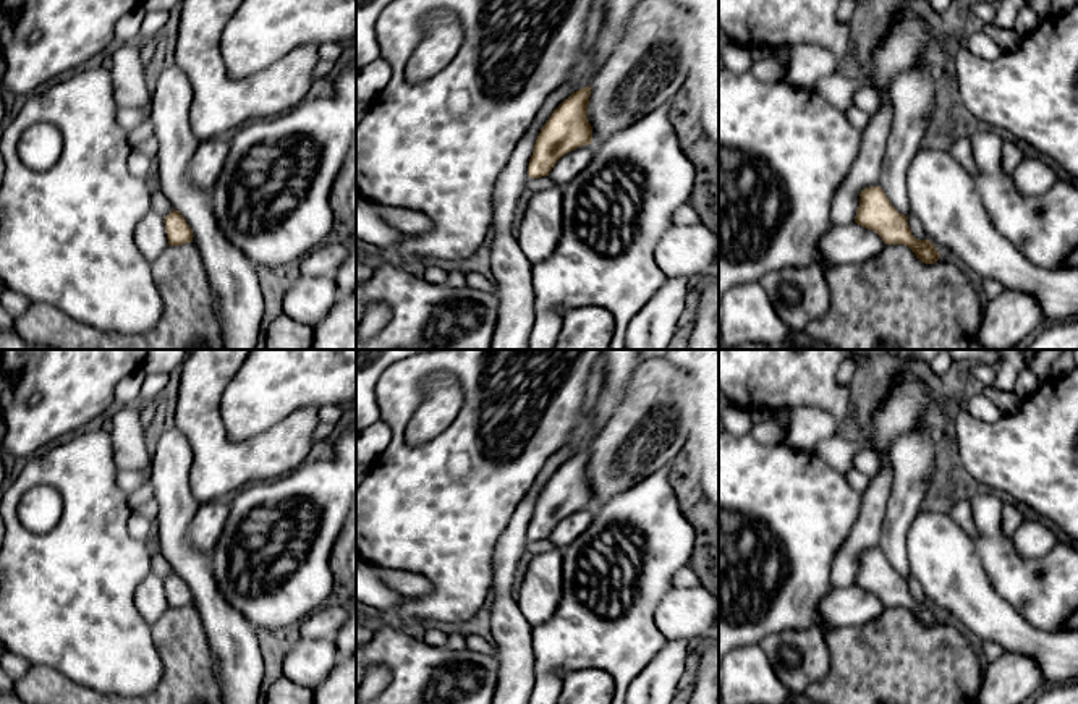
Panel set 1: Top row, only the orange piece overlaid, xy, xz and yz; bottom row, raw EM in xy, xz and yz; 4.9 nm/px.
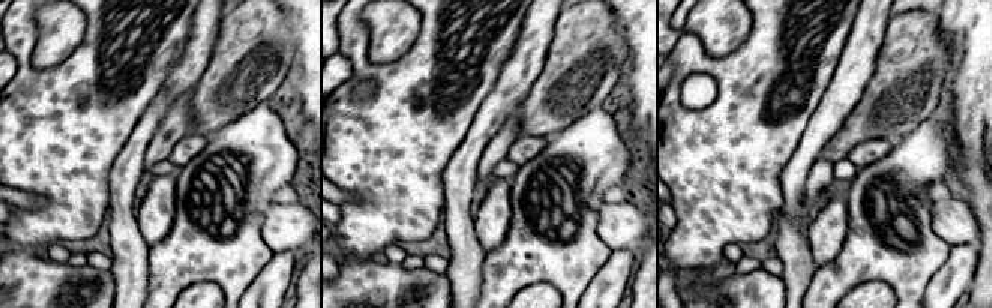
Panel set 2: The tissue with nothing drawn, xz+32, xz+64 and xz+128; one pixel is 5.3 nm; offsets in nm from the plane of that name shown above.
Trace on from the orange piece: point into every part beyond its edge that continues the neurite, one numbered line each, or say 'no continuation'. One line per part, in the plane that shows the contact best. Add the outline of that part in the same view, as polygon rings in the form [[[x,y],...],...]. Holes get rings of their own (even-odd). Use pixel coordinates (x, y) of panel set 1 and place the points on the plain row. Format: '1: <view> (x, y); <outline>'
no continuation

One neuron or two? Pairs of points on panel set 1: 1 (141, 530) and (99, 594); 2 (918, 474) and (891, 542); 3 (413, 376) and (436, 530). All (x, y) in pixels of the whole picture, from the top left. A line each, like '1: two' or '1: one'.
1: two
2: one
3: one

